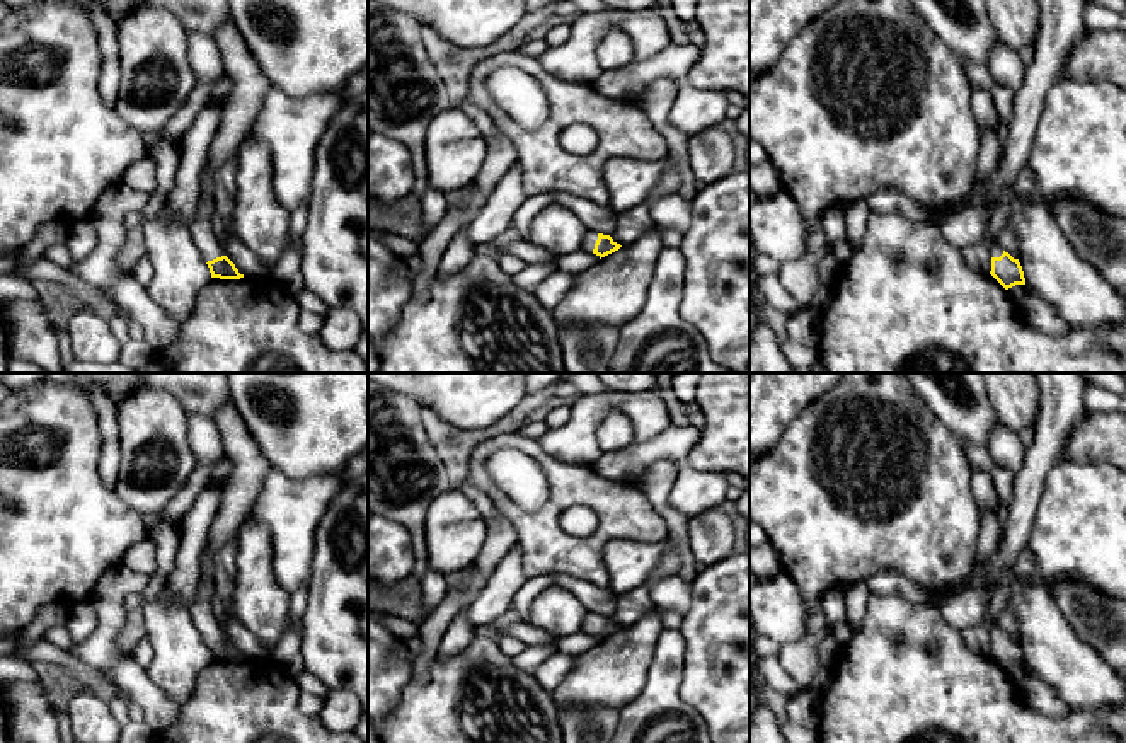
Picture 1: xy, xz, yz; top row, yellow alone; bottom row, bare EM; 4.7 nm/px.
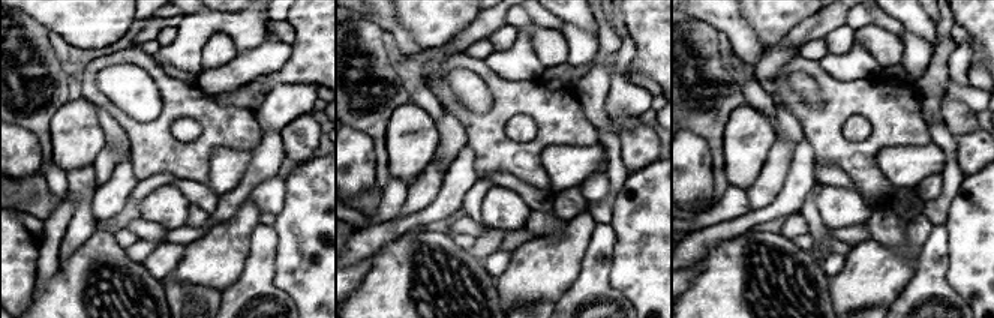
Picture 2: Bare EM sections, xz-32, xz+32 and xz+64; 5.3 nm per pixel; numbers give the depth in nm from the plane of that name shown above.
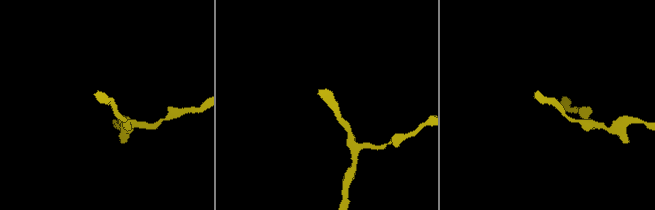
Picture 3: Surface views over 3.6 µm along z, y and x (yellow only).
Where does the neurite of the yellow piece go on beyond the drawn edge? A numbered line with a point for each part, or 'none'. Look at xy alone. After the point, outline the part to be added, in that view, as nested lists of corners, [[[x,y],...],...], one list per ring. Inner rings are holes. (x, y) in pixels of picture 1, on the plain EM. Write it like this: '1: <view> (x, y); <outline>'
1: xy (249, 467); [[[230,399],[215,411],[211,419],[221,435],[223,453],[232,460],[232,472],[223,486],[220,506],[201,552],[199,585],[189,608],[203,644],[223,637],[211,603],[216,591],[215,556],[250,516],[264,477],[273,469]]]

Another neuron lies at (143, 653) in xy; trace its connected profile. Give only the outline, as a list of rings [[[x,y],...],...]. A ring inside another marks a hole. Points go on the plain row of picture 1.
[[[145,637],[140,642],[136,642],[136,646],[131,649],[131,654],[136,659],[136,663],[143,668],[146,668],[153,659],[153,649]]]

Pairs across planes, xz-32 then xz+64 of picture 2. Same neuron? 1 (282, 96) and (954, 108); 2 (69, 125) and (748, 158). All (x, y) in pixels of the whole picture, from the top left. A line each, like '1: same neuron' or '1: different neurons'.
1: different neurons
2: same neuron

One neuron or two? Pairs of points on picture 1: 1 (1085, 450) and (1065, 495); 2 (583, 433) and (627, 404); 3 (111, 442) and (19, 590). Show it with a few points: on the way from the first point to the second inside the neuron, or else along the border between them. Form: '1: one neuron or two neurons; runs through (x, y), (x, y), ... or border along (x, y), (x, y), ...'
1: two neurons; border along (1060, 457), (1108, 464)
2: one neuron; runs through (588, 420), (603, 404), (614, 403)
3: two neurons; border along (99, 421), (103, 447), (97, 472), (113, 489)

